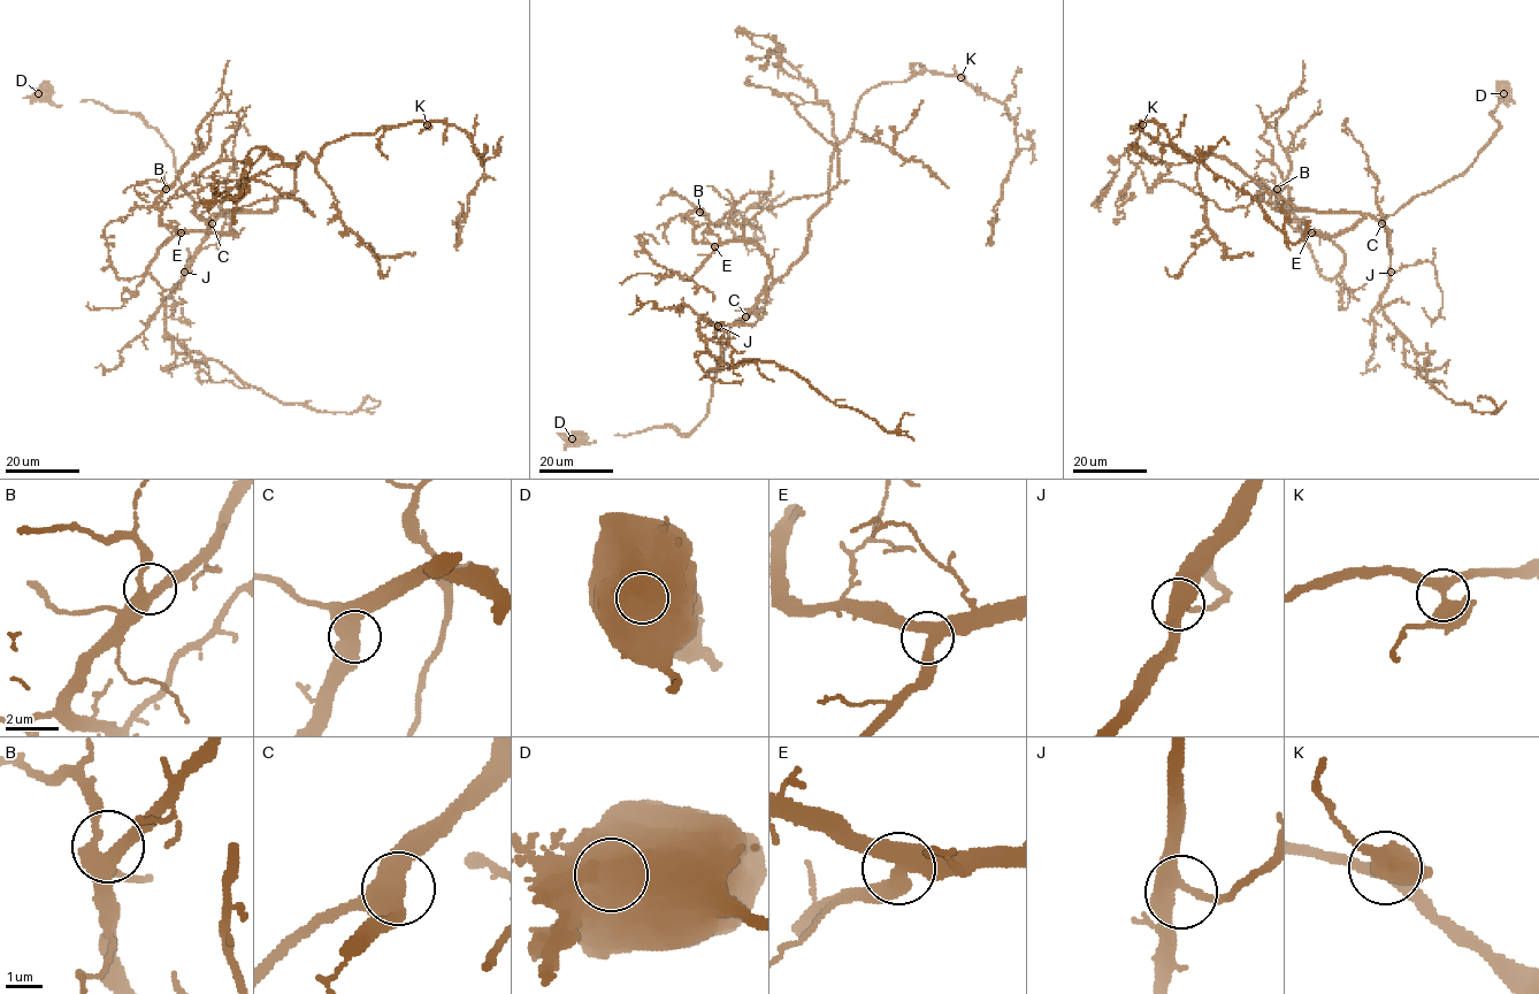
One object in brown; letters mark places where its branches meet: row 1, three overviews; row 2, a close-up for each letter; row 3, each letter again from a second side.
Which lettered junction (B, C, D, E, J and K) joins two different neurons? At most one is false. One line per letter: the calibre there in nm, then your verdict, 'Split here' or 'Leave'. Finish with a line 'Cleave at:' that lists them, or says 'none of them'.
B: Thickness 360 nm. Leave
C: Thickness 550 nm. Leave
D: Thickness 1050 nm. Leave
E: Thickness 400 nm. Leave
J: Thickness 400 nm. Leave
K: Thickness 420 nm. Leave
Cleave at: none of them

